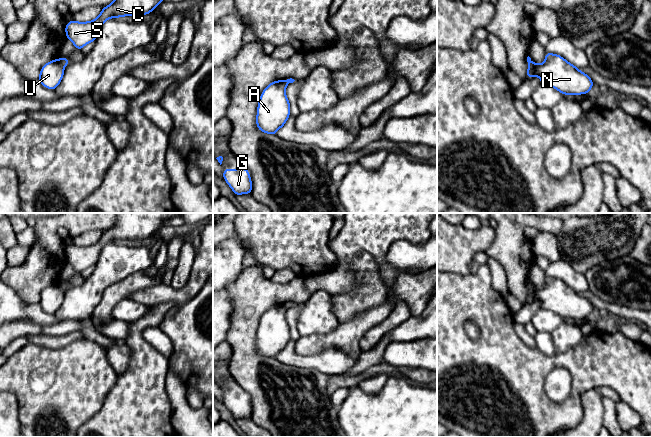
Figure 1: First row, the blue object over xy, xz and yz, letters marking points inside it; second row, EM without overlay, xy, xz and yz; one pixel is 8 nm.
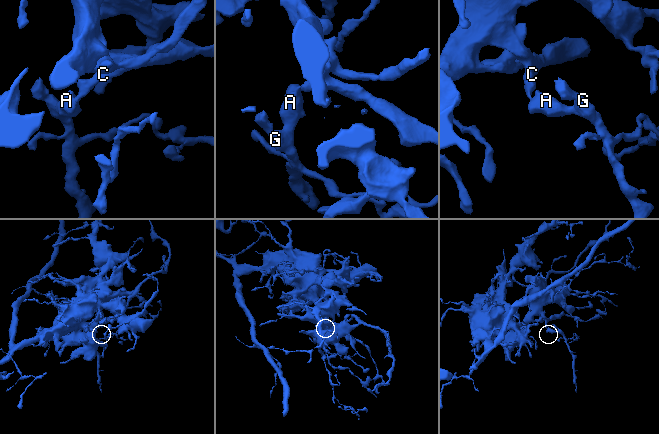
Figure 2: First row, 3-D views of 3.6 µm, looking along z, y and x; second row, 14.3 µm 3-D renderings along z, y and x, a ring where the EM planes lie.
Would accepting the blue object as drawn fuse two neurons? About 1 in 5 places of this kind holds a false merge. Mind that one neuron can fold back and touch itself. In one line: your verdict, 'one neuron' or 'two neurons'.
two neurons

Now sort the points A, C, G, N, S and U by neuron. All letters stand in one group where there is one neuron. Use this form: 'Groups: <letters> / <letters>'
Groups: A G N U / C S

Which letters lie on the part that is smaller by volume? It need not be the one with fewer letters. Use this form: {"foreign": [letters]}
{"foreign": ["A", "G", "N", "U"]}

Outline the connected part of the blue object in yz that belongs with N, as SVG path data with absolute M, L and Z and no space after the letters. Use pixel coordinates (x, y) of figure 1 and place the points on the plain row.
M546 276L545 286L528 288L527 302L539 300L541 309L551 310L563 319L588 318L594 307L586 298L562 280Z

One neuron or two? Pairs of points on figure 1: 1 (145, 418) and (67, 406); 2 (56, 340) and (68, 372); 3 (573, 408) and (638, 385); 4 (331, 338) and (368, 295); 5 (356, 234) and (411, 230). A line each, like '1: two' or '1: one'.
1: two
2: two
3: one
4: two
5: one

